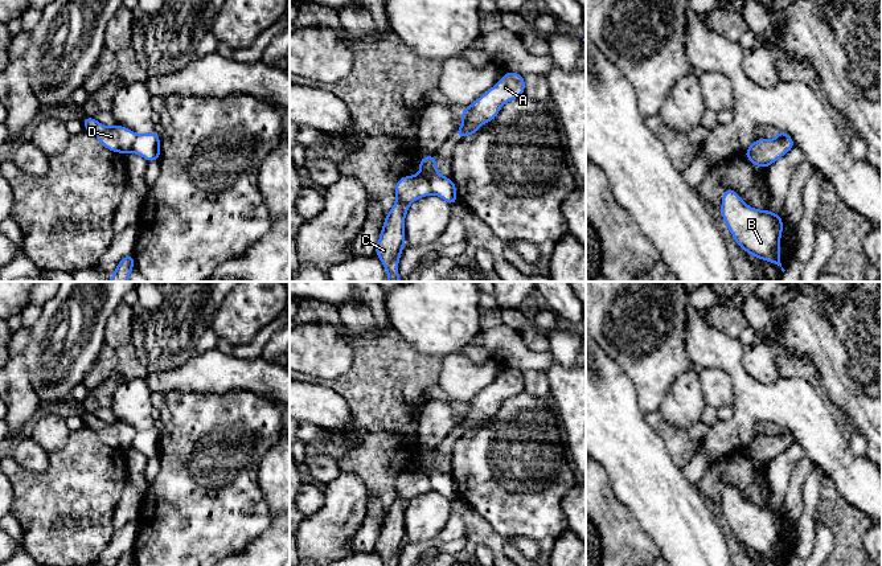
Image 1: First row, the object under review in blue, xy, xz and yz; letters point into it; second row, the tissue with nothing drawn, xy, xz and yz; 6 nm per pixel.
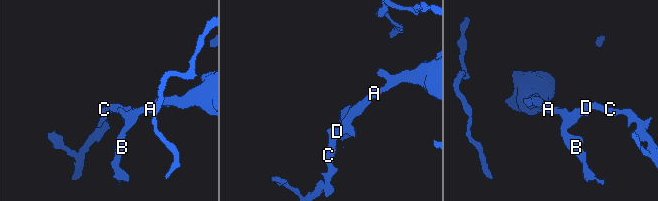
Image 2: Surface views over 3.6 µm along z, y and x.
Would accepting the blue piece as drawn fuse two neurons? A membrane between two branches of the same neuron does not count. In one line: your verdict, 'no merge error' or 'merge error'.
merge error

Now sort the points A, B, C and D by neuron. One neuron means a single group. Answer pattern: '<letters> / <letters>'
A B / C D

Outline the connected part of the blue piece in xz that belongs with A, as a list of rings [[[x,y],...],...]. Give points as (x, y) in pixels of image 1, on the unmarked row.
[[[516,368],[506,369],[491,386],[459,410],[463,422],[455,426],[454,432],[459,435],[460,432],[477,430],[479,422],[492,418],[504,399],[524,391],[524,387],[524,372]]]

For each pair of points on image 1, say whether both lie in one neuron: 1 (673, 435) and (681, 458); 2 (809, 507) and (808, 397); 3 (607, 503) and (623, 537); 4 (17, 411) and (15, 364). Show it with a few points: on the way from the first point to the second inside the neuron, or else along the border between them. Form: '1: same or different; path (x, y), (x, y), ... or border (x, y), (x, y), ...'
1: same; path (677, 441), (681, 452)
2: different; border (817, 467), (824, 474)
3: same; path (607, 511), (619, 529)
4: same; path (17, 400), (15, 376)

